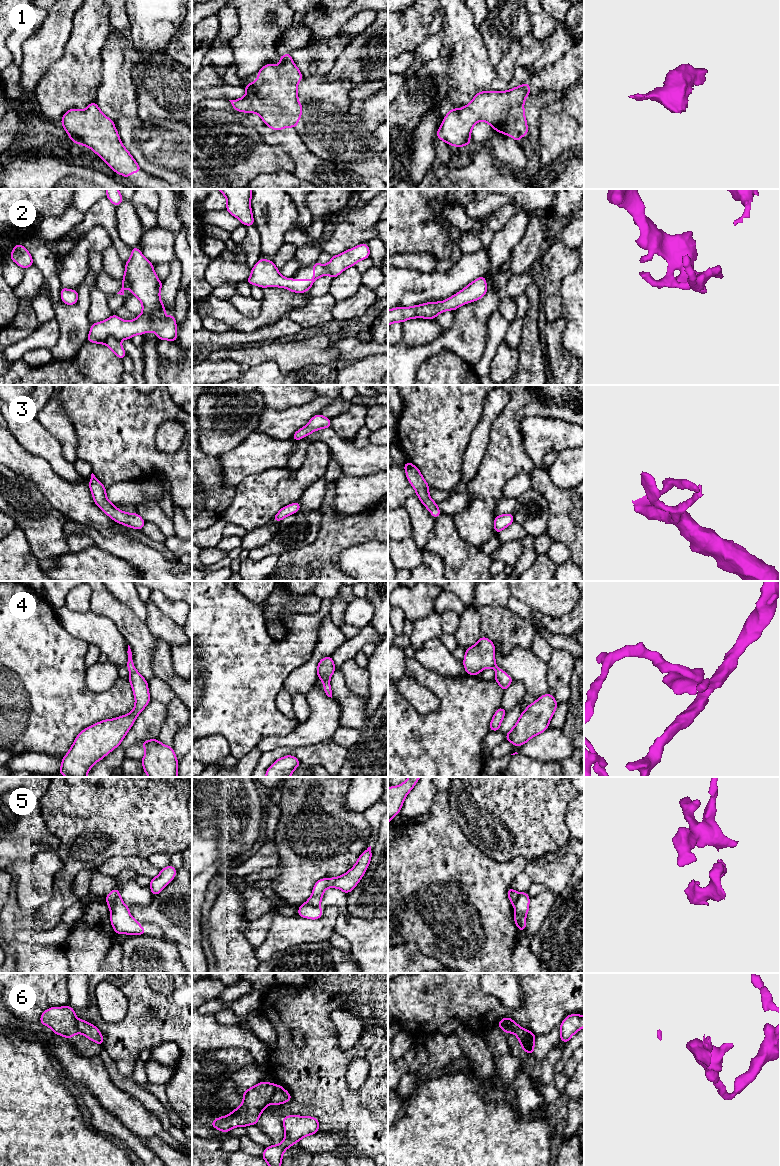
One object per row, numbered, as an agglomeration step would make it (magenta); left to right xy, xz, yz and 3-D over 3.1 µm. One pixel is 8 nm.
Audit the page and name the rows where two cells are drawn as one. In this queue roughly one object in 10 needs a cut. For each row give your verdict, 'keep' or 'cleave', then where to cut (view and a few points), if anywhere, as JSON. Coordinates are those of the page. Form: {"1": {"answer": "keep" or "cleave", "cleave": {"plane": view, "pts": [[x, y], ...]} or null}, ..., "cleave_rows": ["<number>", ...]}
{"1": {"answer": "keep", "cleave": null}, "2": {"answer": "keep", "cleave": null}, "3": {"answer": "keep", "cleave": null}, "4": {"answer": "keep", "cleave": null}, "5": {"answer": "cleave", "cleave": {"plane": "xz", "pts": [[305, 903], [311, 906], [318, 906]]}}, "6": {"answer": "cleave", "cleave": {"plane": "xz", "pts": [[276, 1085], [270, 1103]]}}, "cleave_rows": ["5", "6"]}

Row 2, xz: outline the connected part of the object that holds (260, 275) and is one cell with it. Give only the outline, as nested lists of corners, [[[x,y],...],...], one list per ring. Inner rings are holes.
[[[363,243],[339,255],[332,256],[326,265],[316,262],[313,264],[312,281],[307,279],[285,278],[279,273],[273,261],[265,260],[261,257],[259,262],[252,267],[251,275],[246,282],[261,288],[280,287],[286,288],[291,292],[302,294],[308,291],[320,277],[329,275],[334,279],[348,267],[353,267],[357,262],[368,257],[370,257],[370,249],[367,243]]]

